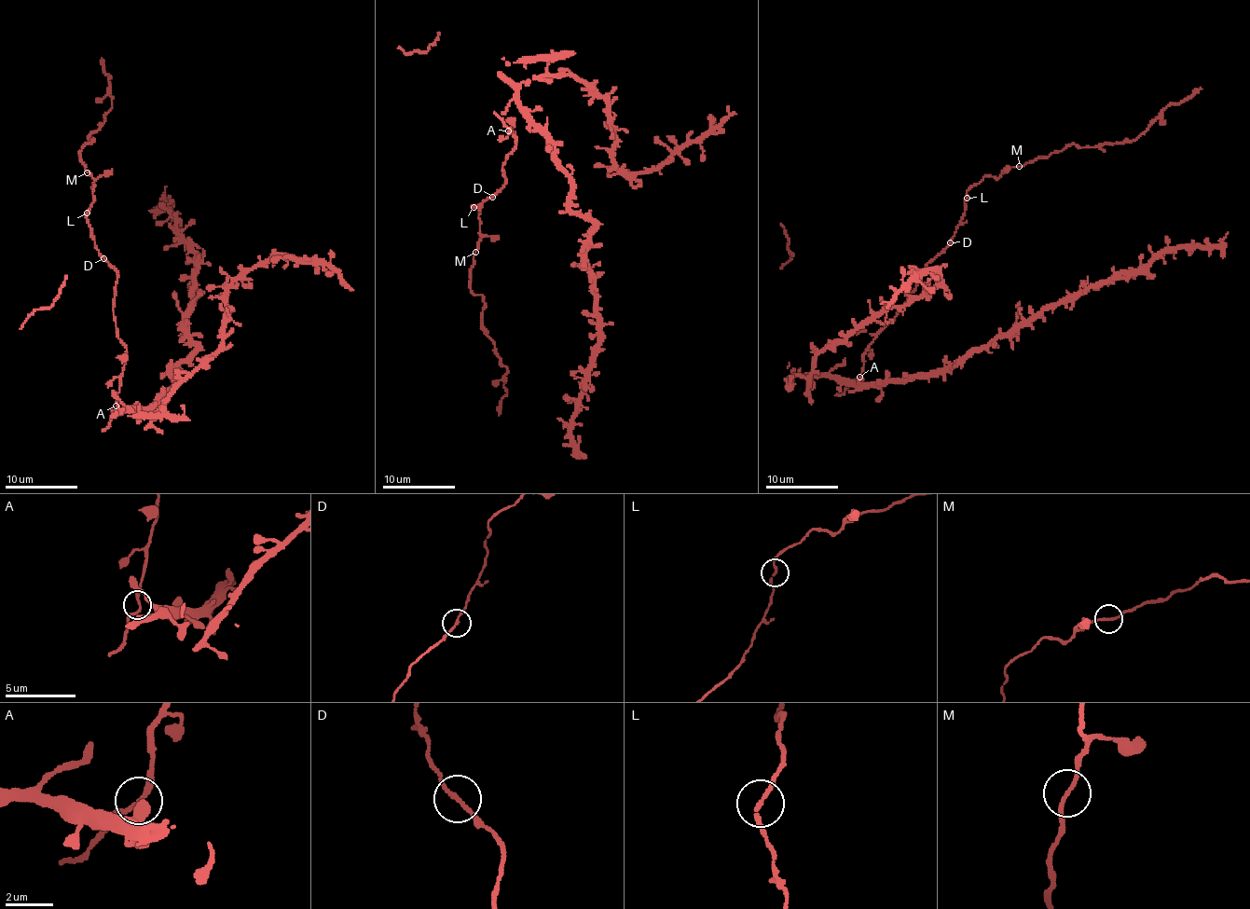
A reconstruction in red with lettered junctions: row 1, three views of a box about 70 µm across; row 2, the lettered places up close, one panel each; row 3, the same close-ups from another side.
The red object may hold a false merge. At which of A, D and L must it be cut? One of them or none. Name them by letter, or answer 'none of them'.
none of them

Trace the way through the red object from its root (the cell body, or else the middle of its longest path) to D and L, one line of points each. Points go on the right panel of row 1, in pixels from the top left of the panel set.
D: (858, 377), (861, 373), (868, 346), (905, 303), (925, 266), (940, 255), (950, 242)
L: (858, 377), (861, 373), (868, 346), (905, 303), (925, 266), (949, 242), (965, 211), (966, 199)

